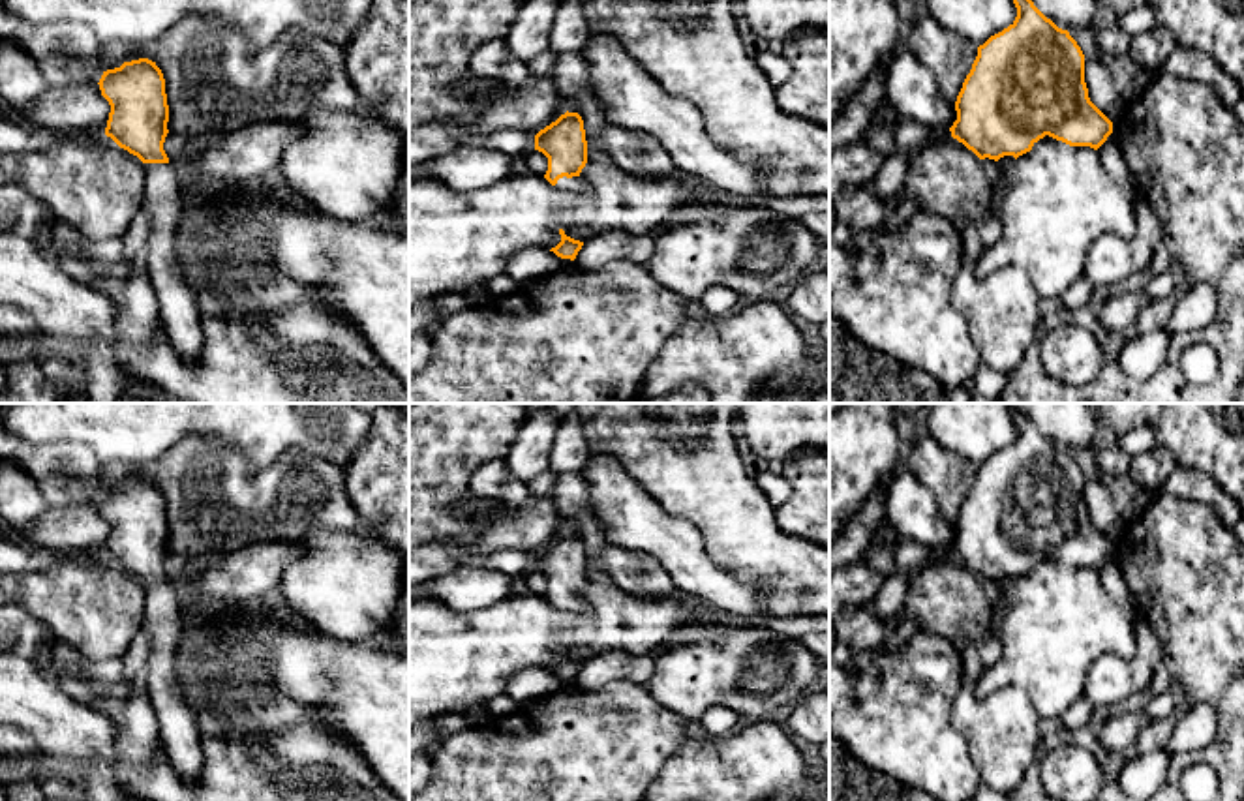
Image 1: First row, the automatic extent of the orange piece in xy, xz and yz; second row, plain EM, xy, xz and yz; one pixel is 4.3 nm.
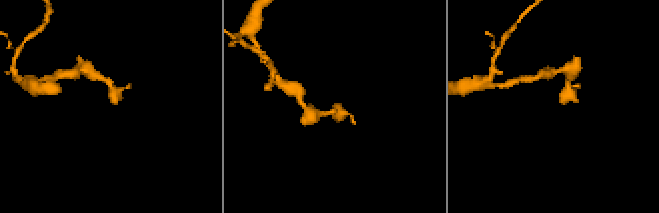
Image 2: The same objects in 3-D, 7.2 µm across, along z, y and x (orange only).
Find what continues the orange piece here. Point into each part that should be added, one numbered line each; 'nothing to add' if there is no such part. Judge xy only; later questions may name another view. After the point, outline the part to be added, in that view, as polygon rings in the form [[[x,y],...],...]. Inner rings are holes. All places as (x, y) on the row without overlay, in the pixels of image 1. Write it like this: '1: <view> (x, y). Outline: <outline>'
1: xy (179, 721). Outline: [[[144,583],[146,602],[141,627],[148,634],[148,700],[159,724],[161,748],[171,767],[195,778],[203,765],[197,709],[186,702],[176,675],[182,632],[188,623],[178,612],[173,583]]]

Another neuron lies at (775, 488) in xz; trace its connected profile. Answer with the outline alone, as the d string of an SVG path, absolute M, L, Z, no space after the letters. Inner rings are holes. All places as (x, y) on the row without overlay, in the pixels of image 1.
M767 469L760 473L754 482L775 508L792 495L790 482L782 475L775 475Z

